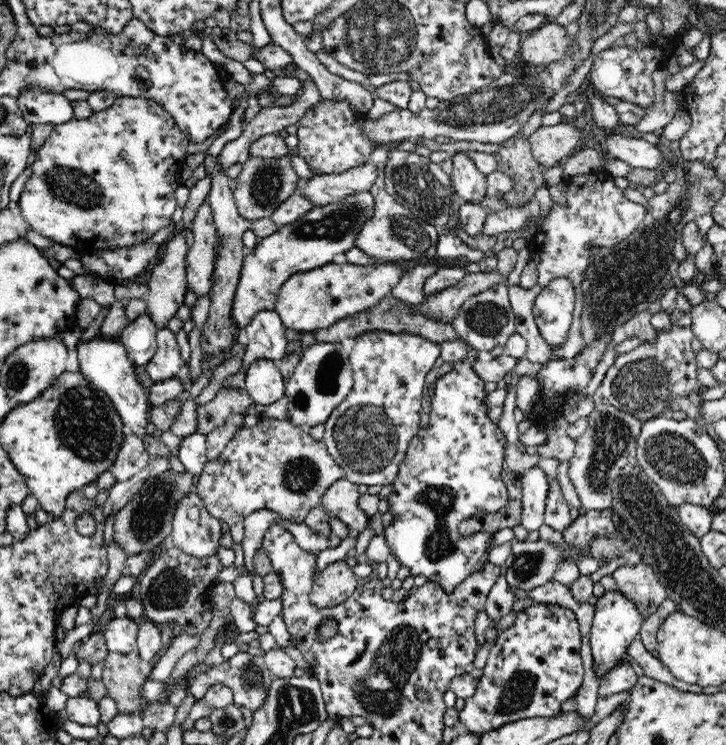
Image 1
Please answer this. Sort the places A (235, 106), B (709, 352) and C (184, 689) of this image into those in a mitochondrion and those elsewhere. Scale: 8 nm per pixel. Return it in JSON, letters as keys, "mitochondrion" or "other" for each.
{"A":"other","B":"other","C":"other"}

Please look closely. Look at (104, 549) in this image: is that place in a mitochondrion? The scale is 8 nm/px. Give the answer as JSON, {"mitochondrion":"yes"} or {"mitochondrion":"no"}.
{"mitochondrion":"no"}

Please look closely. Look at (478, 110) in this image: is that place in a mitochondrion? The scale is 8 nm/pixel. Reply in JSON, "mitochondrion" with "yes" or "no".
{"mitochondrion":"yes"}

